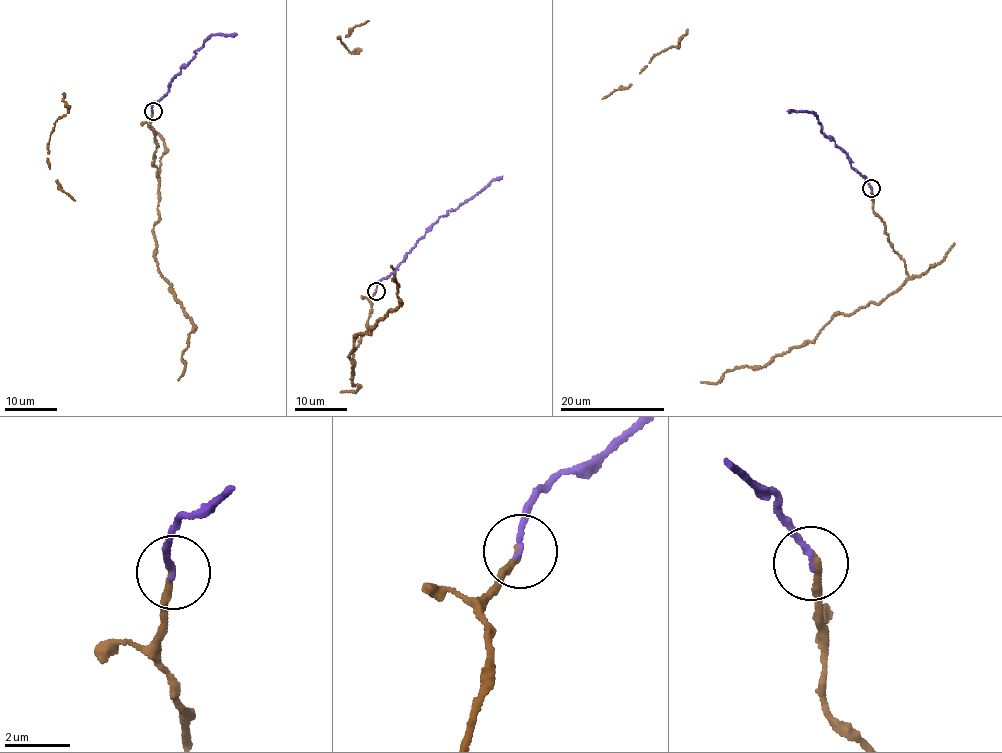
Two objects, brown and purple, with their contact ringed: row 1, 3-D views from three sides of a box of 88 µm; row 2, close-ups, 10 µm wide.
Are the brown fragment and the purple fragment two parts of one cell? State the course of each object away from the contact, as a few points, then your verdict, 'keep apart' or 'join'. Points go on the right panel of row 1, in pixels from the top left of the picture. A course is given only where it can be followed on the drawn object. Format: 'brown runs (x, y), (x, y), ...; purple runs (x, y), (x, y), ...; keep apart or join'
brown runs (870, 187), (905, 282), (879, 303), (835, 314), (812, 341), (761, 367), (700, 382); purple runs (870, 188), (866, 178), (851, 167), (848, 153), (821, 132), (817, 116), (787, 111); join

